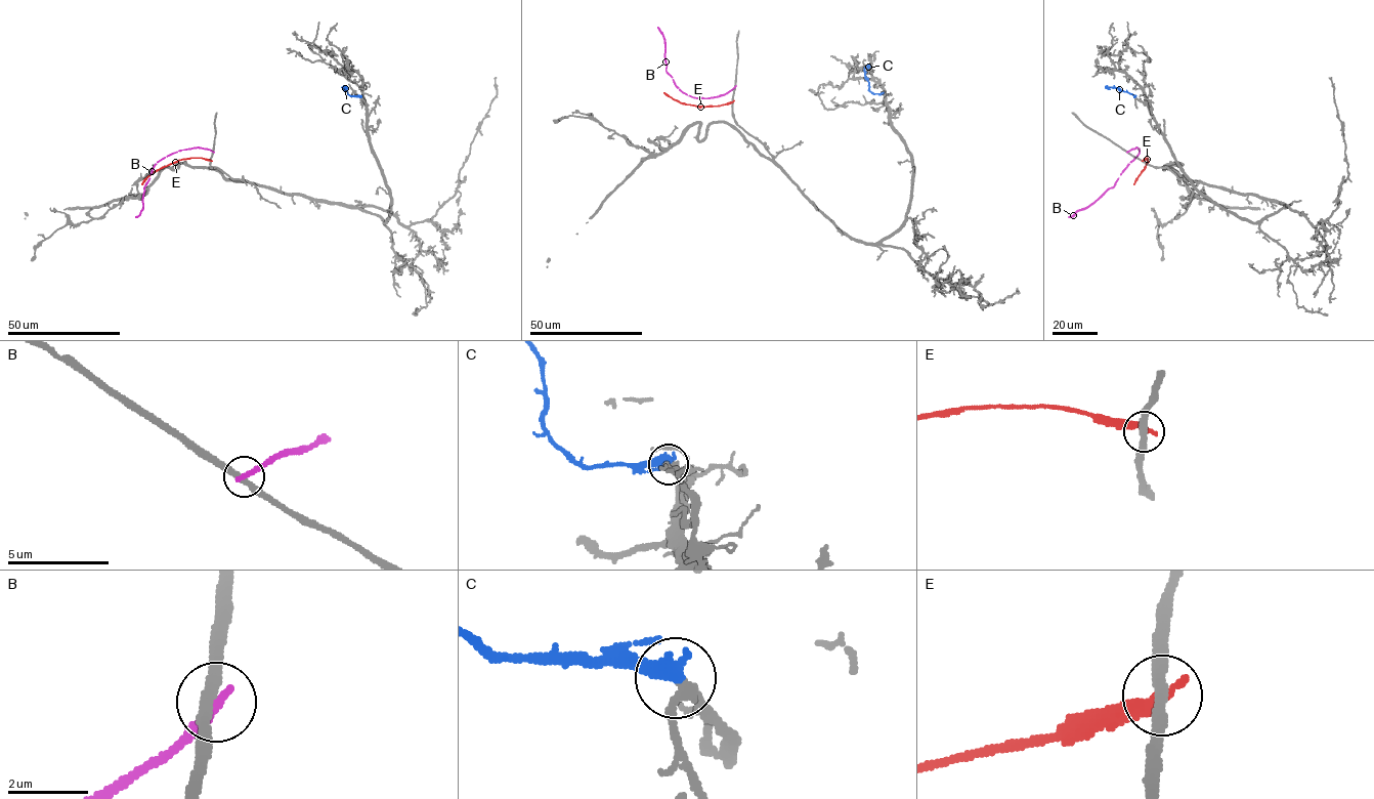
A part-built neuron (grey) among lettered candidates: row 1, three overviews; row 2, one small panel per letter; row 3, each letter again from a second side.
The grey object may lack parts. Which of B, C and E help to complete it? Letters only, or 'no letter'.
C

